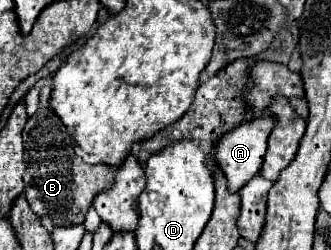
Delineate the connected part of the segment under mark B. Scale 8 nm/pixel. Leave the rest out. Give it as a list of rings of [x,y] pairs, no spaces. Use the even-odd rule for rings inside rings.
[[[38,109],[26,123],[24,131],[24,183],[26,201],[40,219],[50,219],[54,227],[70,227],[84,223],[88,209],[98,193],[112,187],[114,169],[106,165],[84,163],[72,147],[72,139],[64,129],[64,123],[52,113],[52,109]]]

